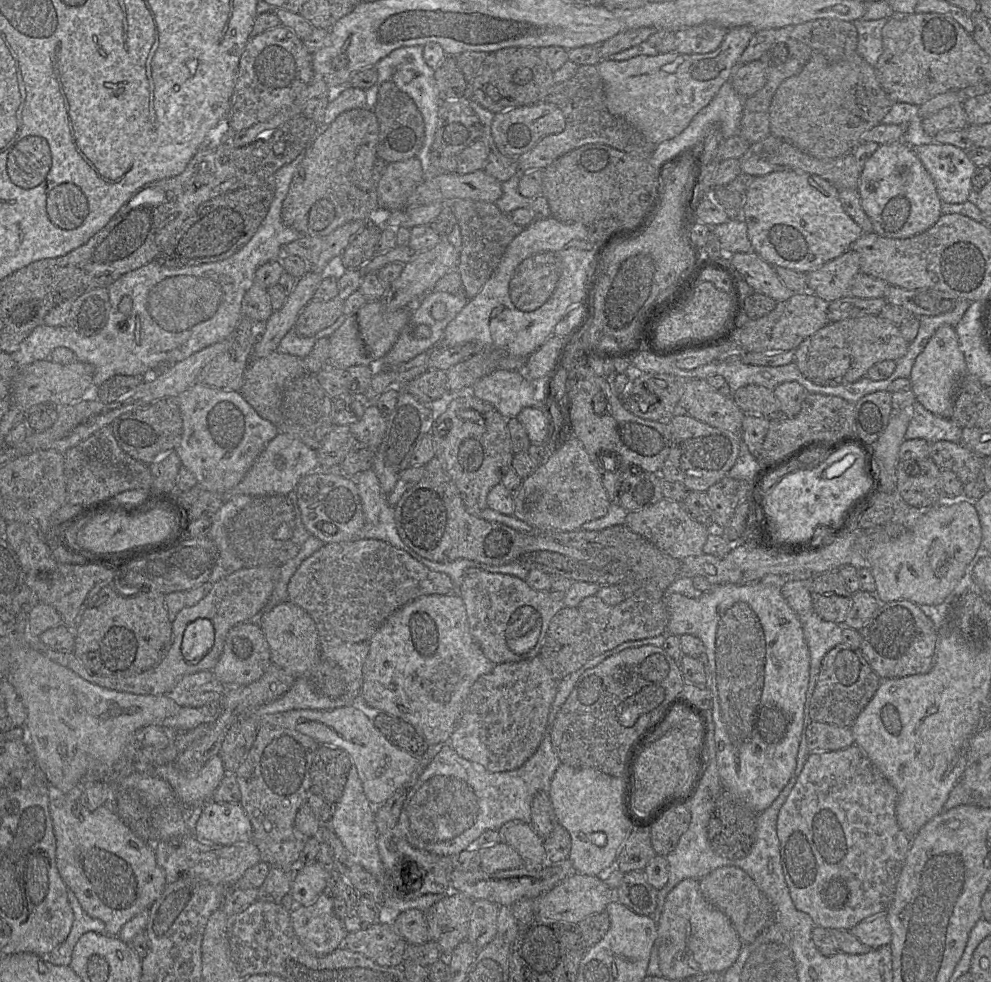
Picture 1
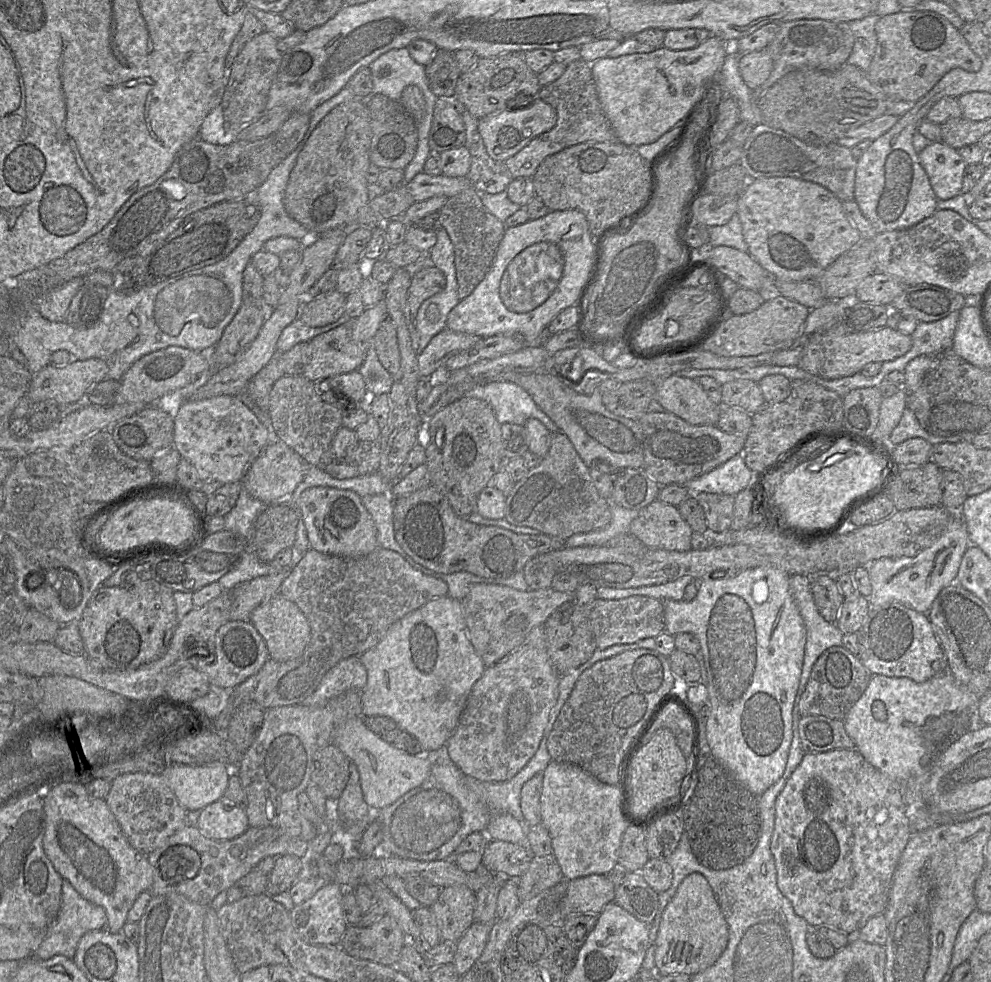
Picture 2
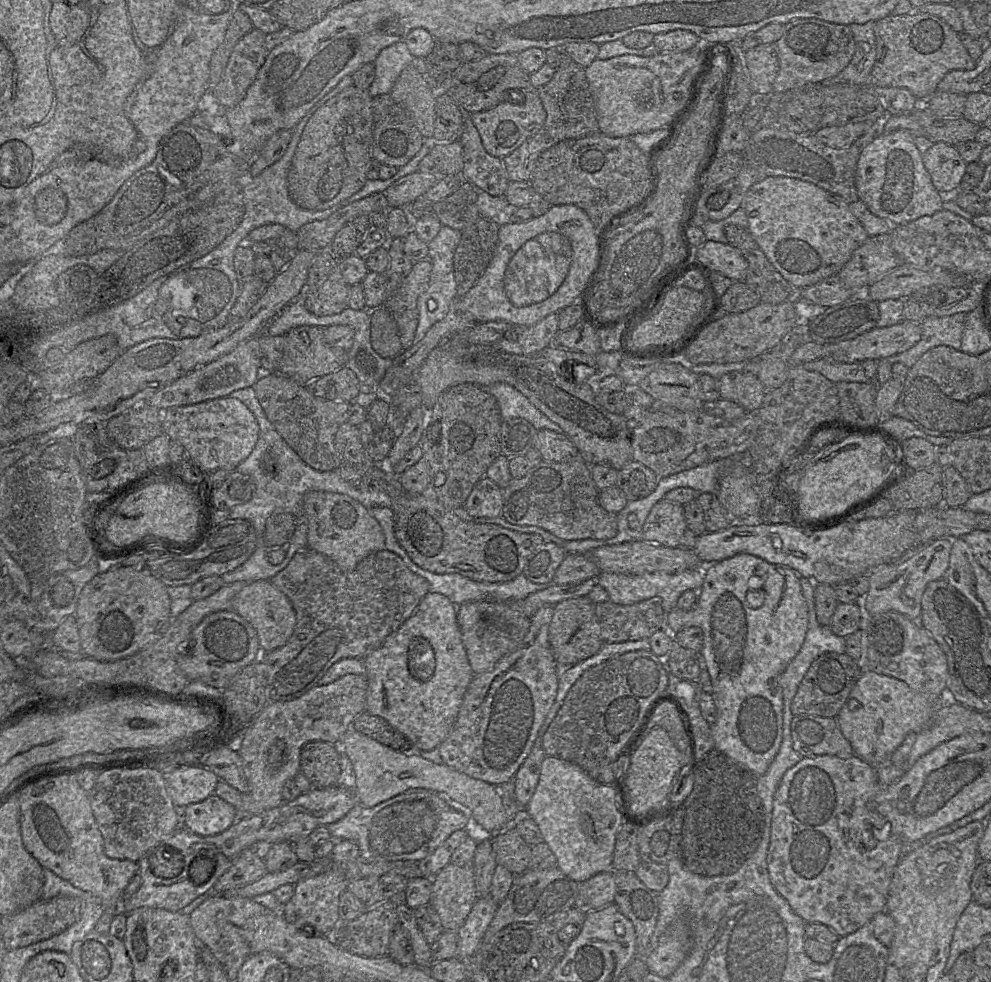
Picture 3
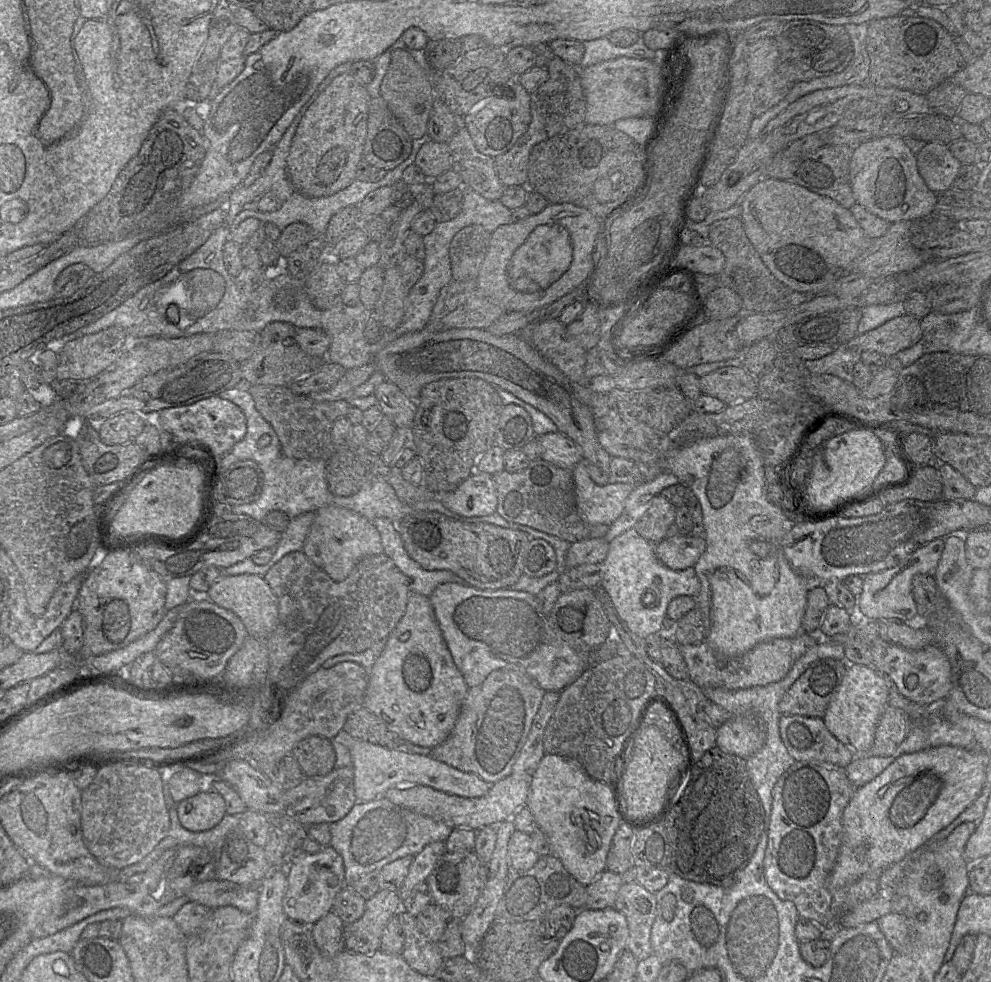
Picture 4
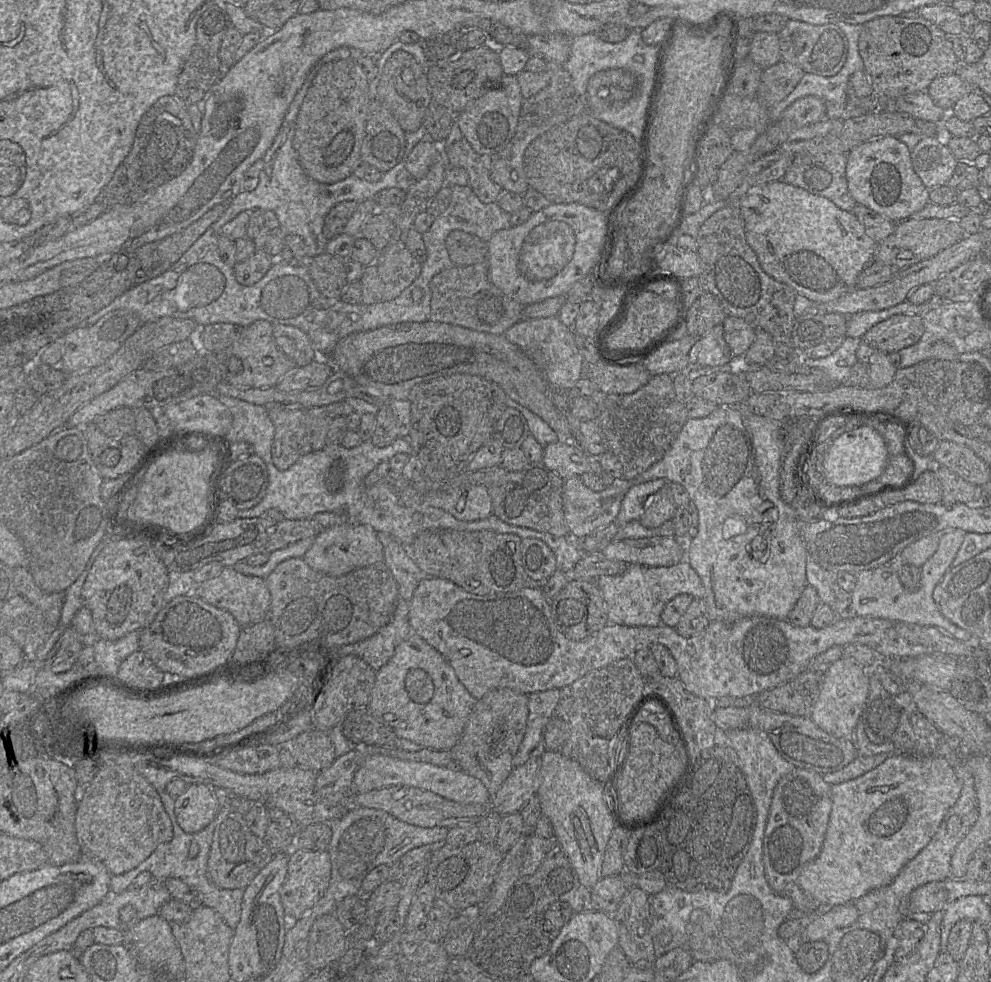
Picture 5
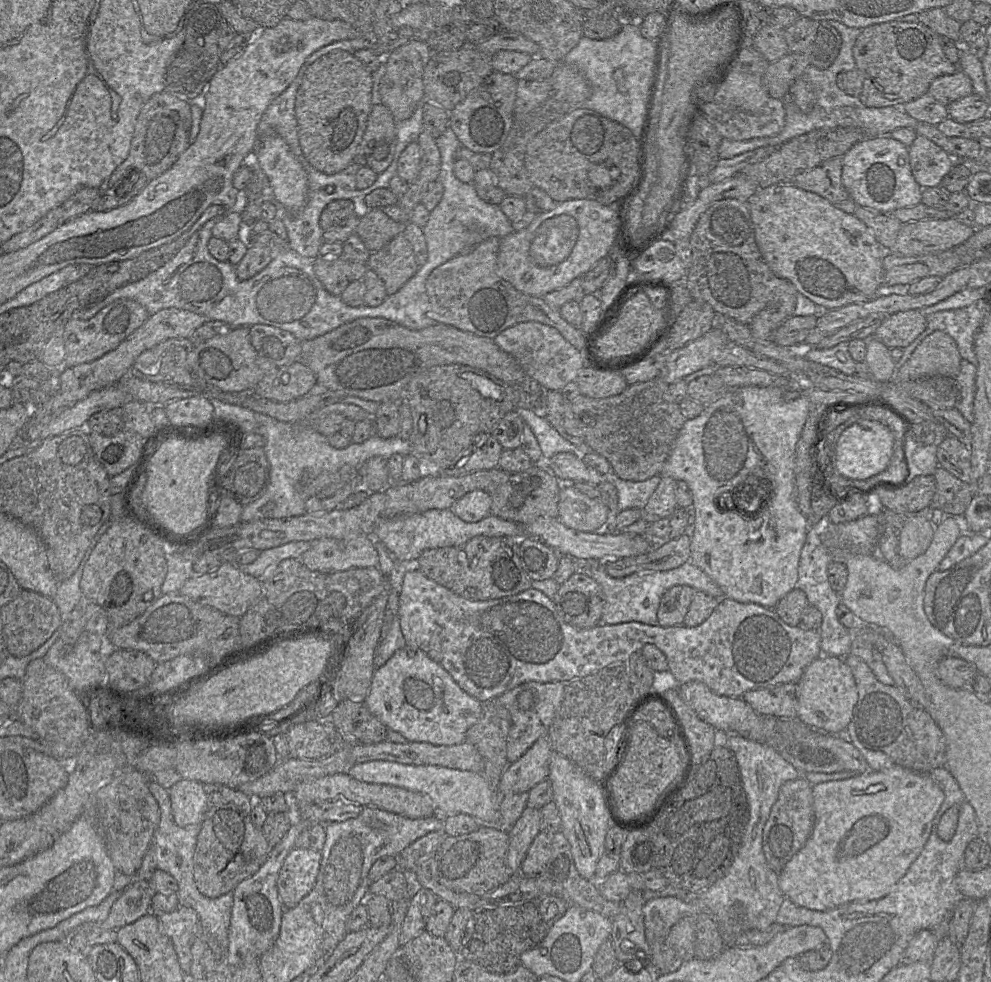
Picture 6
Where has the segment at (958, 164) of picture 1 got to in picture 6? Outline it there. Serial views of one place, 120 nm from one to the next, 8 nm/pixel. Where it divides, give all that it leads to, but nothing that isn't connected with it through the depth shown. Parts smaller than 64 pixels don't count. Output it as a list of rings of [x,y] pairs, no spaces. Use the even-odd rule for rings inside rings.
[[[918,135],[908,150],[912,174],[922,188],[939,187],[956,162],[925,136]]]

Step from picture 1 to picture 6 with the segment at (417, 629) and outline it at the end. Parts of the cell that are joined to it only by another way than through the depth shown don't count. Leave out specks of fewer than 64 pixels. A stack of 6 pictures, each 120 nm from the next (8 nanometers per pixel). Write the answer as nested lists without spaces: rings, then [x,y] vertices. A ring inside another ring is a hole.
[[[407,645],[375,670],[364,702],[387,728],[400,733],[407,741],[434,745],[462,743],[468,729],[483,713],[483,703],[462,690],[440,664],[421,649]]]

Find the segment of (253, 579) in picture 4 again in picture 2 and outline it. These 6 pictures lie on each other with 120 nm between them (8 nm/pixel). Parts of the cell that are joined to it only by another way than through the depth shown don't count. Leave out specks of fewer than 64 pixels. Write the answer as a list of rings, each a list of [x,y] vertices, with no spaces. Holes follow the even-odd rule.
[[[281,594],[255,608],[249,621],[264,639],[269,658],[275,661],[286,662],[301,656],[309,643],[311,630],[307,618],[294,602]]]

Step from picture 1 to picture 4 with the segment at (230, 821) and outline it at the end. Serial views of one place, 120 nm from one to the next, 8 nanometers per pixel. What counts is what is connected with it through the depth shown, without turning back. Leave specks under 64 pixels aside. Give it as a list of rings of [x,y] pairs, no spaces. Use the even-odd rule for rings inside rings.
[[[200,791],[177,803],[177,813],[184,828],[203,832],[220,823],[226,814],[226,805],[218,792]]]

